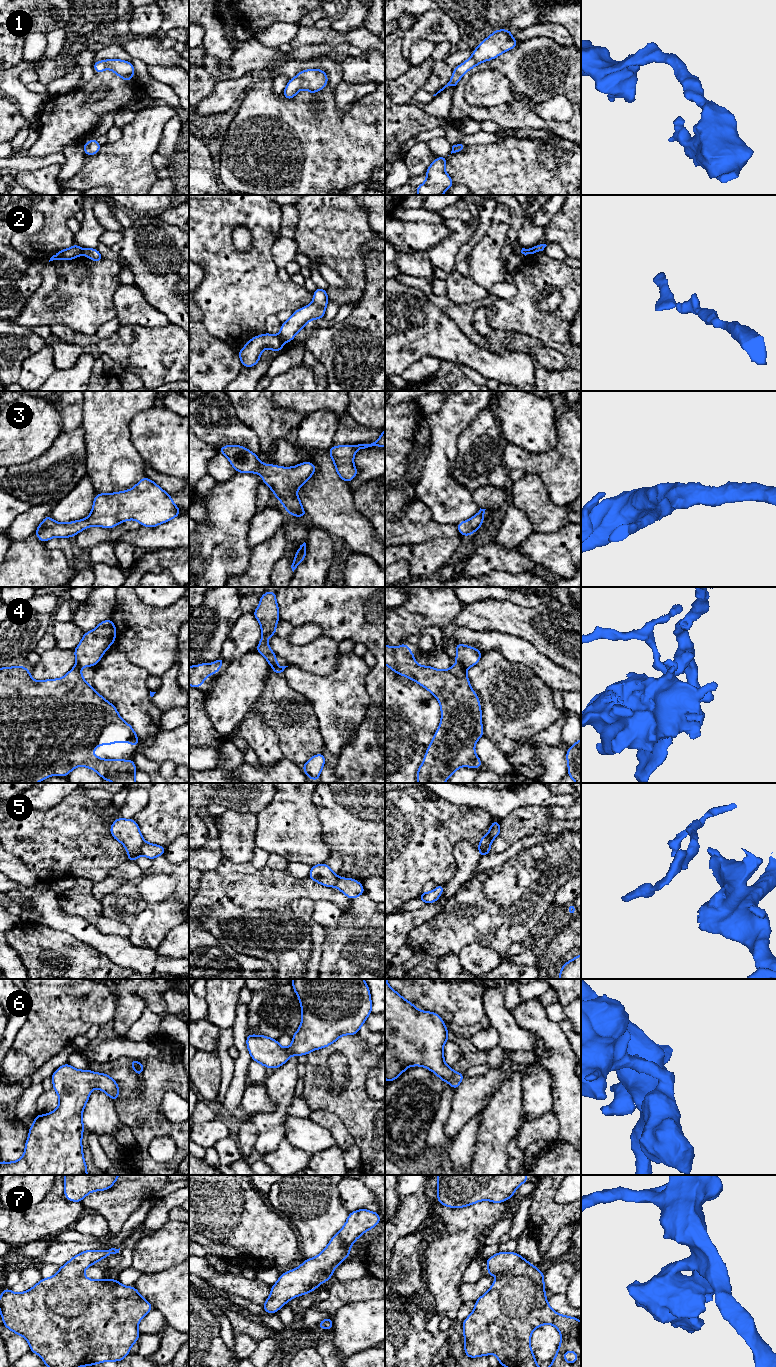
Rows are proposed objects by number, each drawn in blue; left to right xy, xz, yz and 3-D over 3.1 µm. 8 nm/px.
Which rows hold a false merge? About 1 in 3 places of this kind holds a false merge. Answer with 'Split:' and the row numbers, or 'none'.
Split: 2, 4, 5

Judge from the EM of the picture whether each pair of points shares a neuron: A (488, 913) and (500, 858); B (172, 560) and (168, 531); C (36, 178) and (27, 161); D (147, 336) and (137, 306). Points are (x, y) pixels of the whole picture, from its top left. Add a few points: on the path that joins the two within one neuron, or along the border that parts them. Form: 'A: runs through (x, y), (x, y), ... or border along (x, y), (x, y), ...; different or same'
A: border along (525, 849), (519, 850), (505, 862); different
B: border along (178, 547), (147, 551); different
C: border along (55, 163), (29, 171), (18, 171); different
D: border along (167, 325), (159, 327), (120, 326); different

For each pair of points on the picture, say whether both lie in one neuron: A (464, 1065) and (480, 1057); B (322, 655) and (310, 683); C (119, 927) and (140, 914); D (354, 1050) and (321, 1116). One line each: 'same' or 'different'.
A: same
B: different
C: different
D: different

